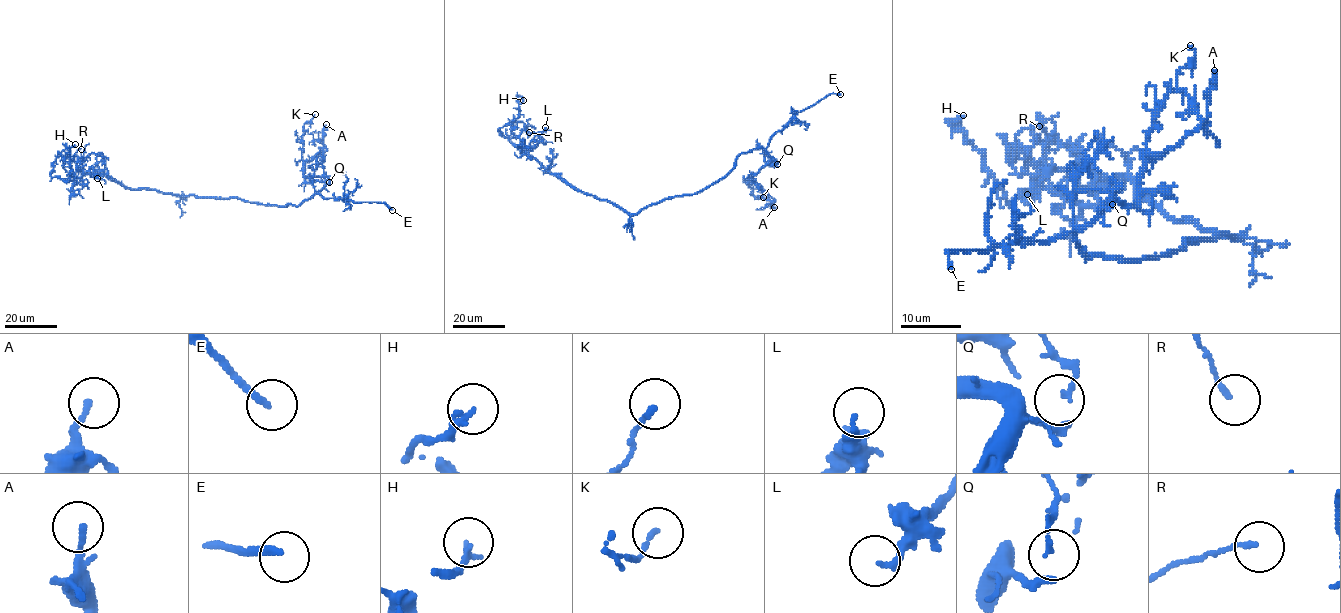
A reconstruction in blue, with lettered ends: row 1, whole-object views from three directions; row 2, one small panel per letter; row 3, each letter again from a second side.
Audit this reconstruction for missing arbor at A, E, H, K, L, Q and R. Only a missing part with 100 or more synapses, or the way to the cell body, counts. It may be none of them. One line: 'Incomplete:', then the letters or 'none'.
Incomplete: E

